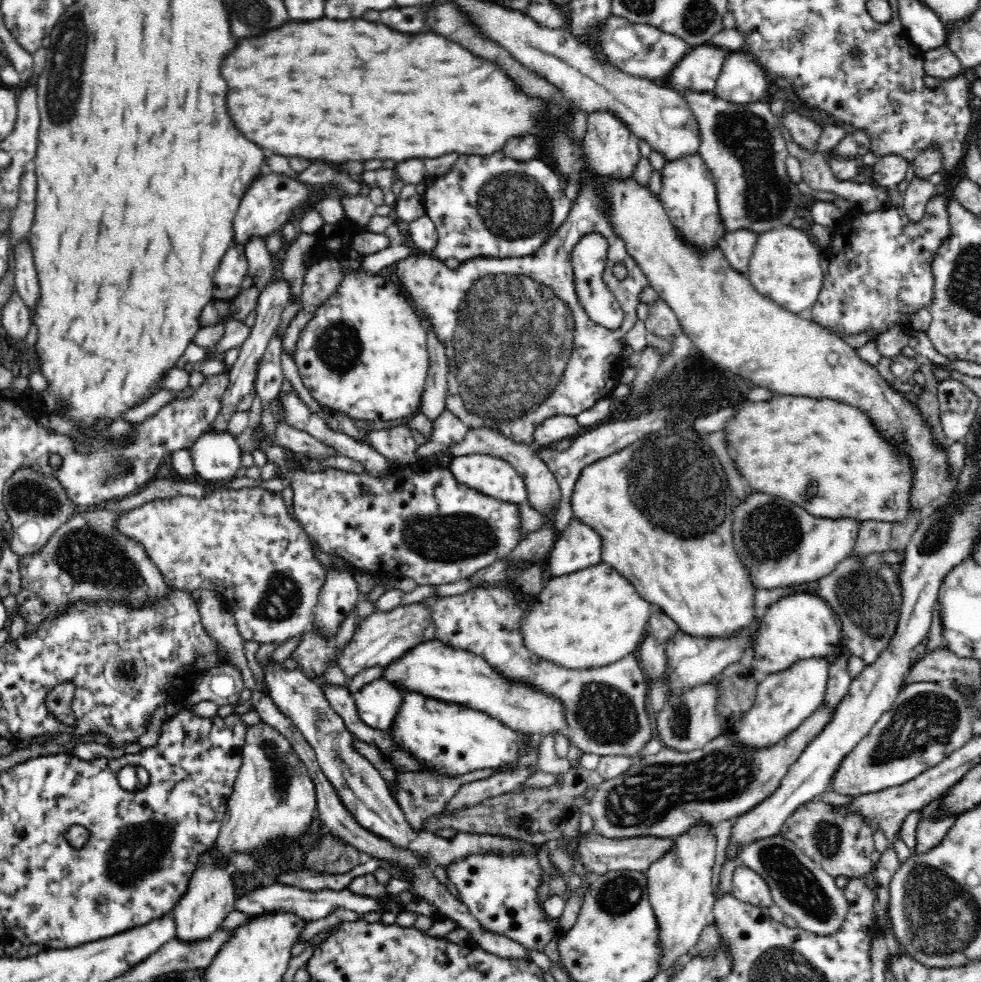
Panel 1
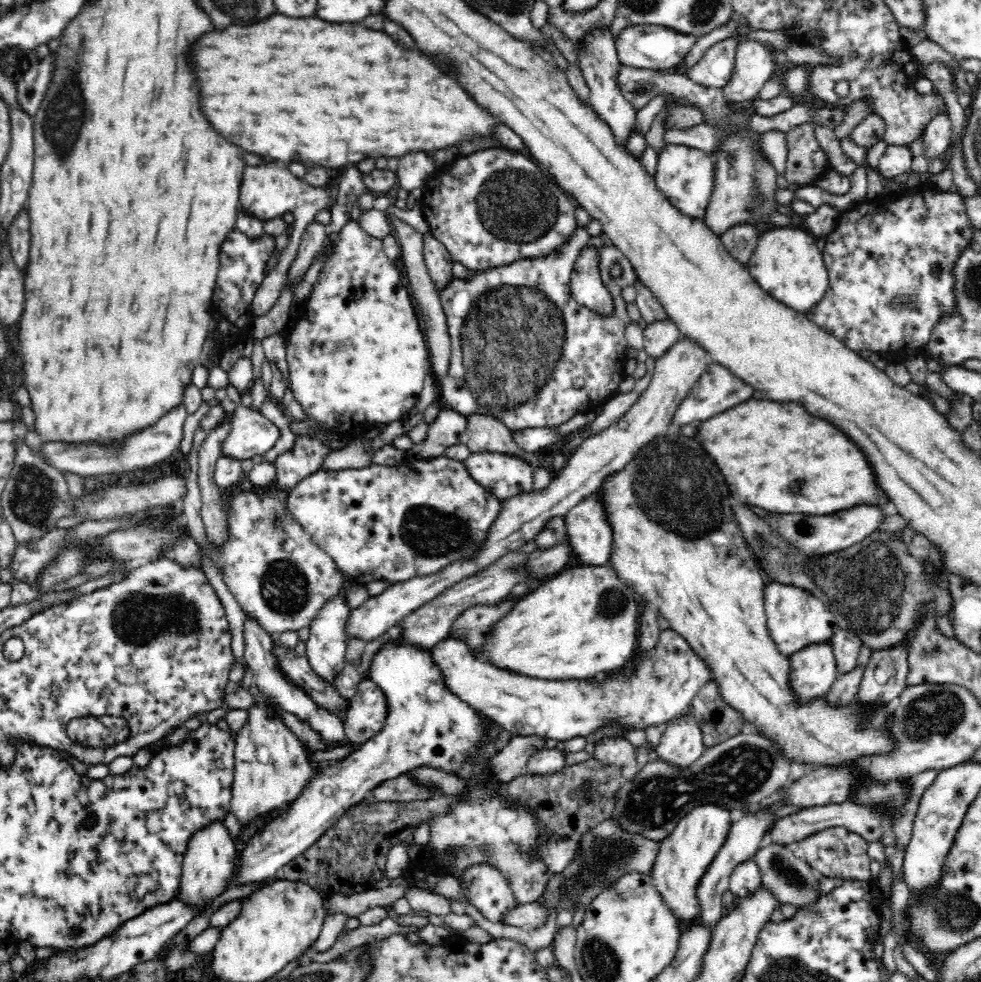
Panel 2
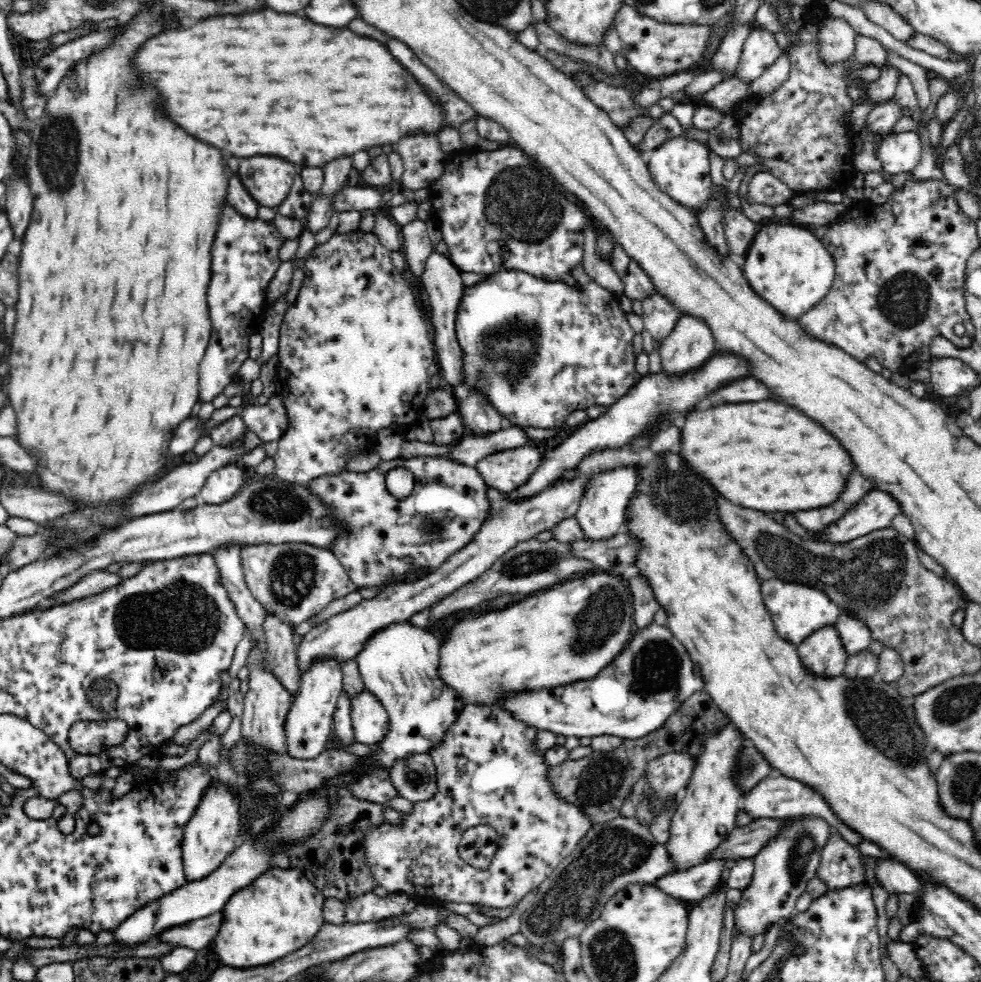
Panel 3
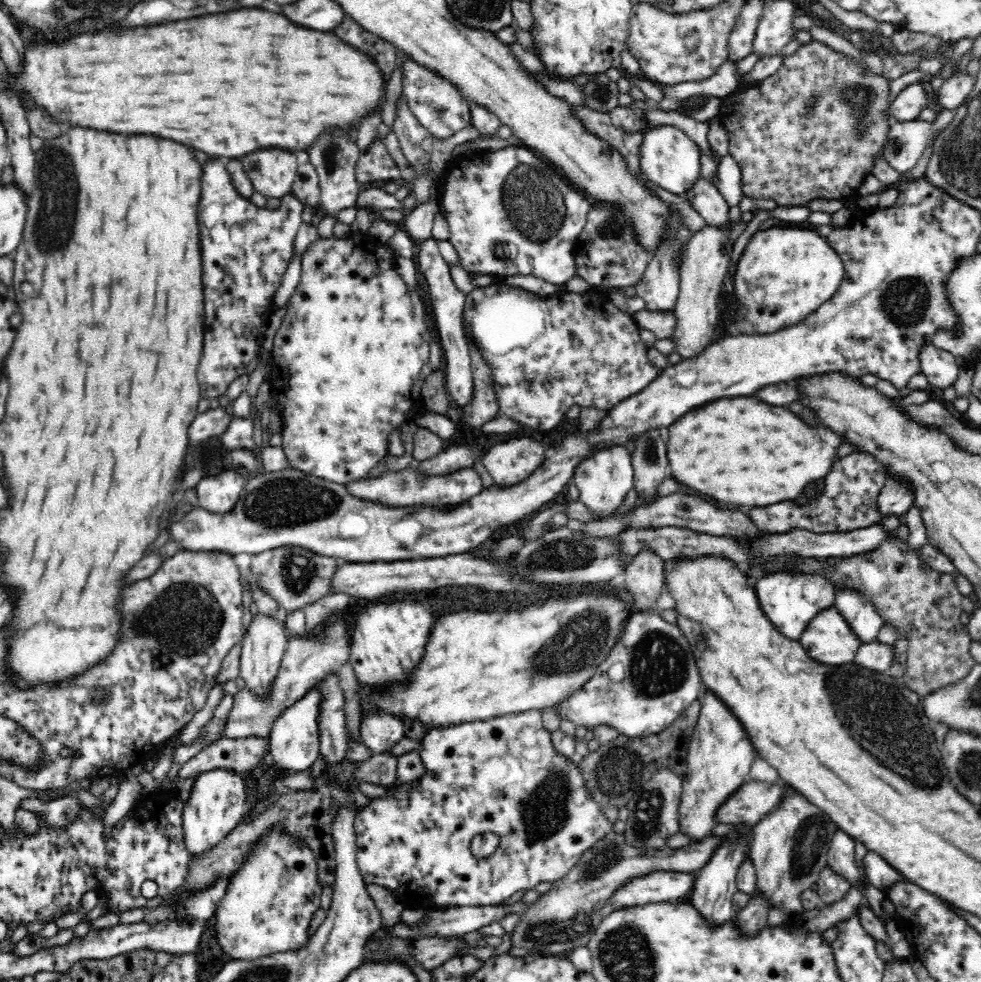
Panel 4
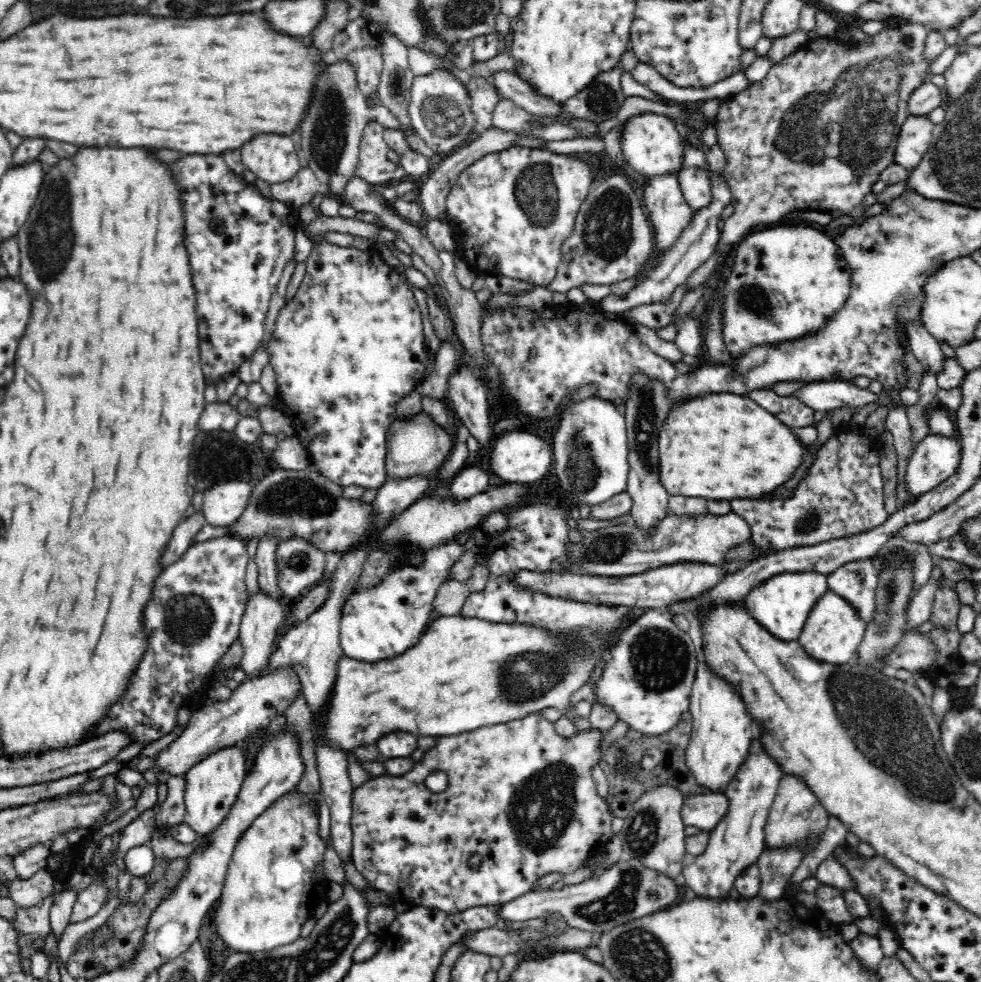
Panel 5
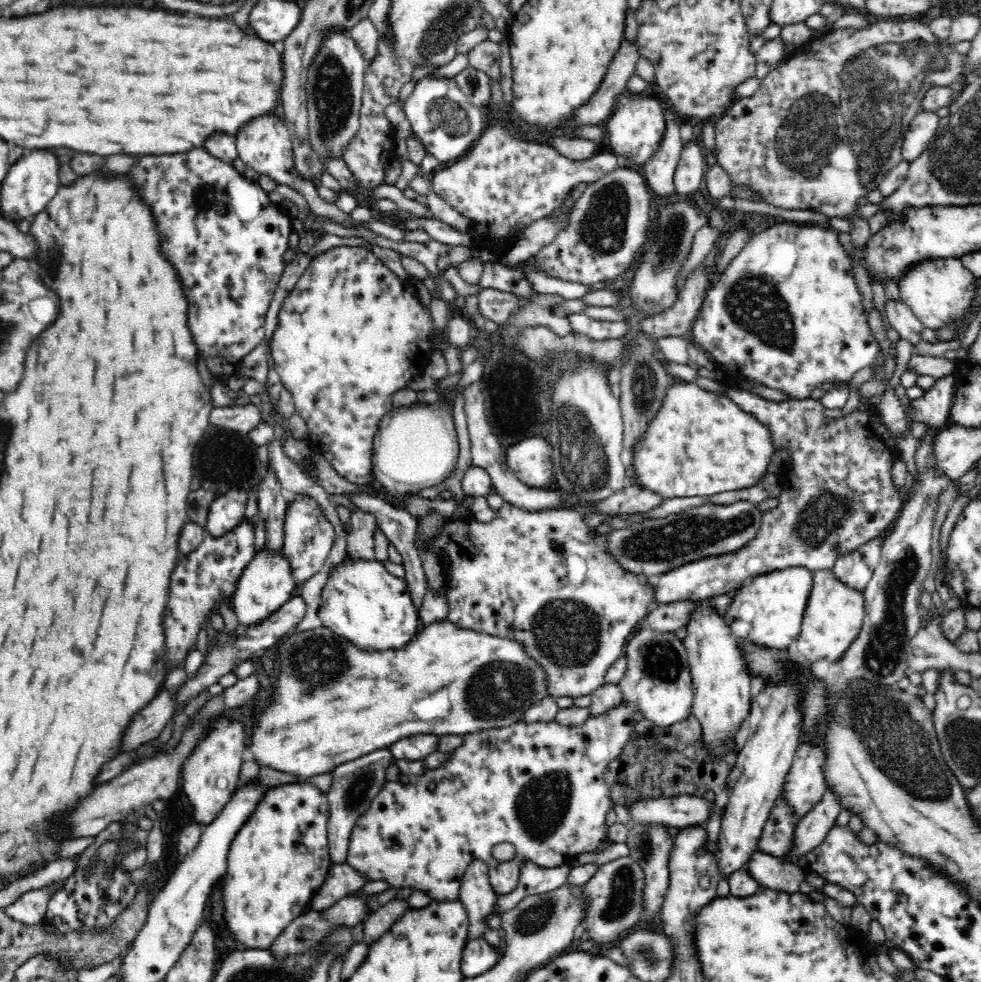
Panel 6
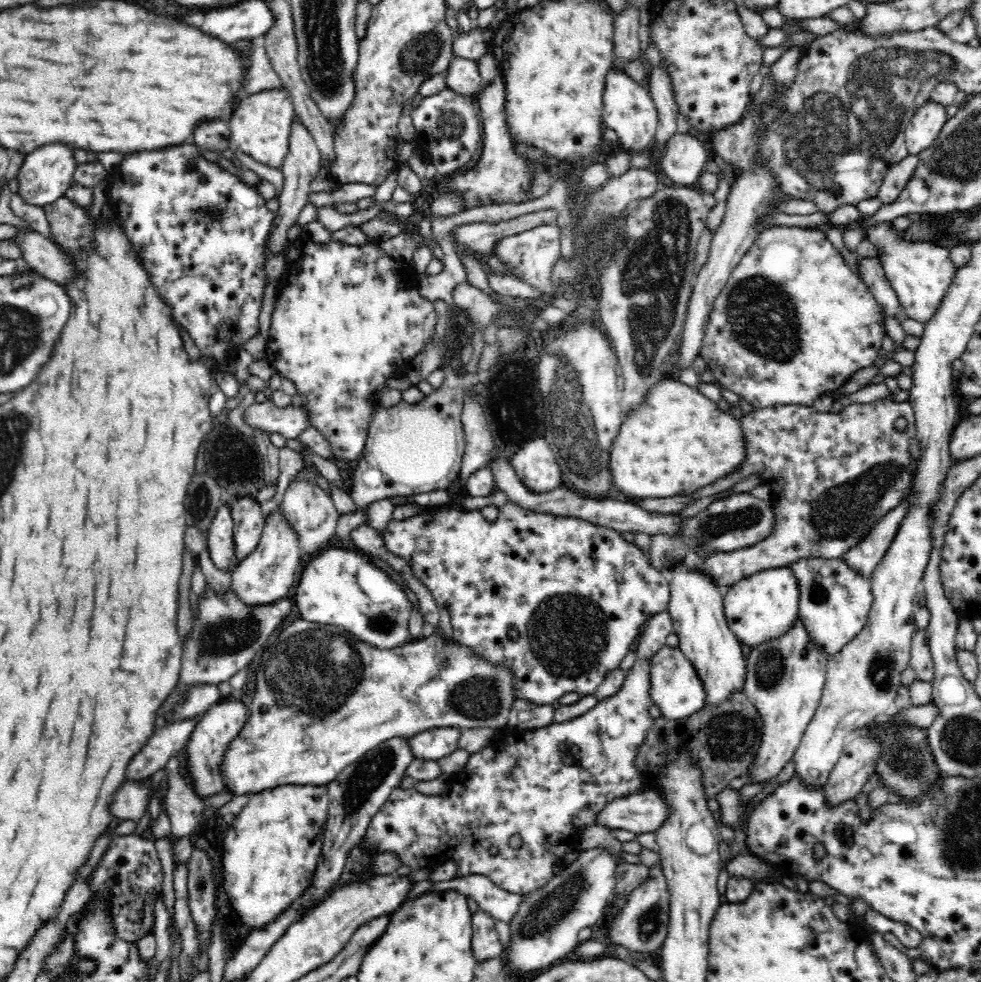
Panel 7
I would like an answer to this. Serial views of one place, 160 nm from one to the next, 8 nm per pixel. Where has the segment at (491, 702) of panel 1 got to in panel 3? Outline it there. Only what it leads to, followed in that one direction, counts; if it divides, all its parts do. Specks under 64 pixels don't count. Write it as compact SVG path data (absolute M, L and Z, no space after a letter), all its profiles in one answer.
M652 621L648 626L636 628L624 650L608 666L599 670L594 678L566 686L516 693L504 701L501 708L530 726L566 737L610 734L621 739L637 739L662 728L686 698L704 690L700 669L694 664L687 648L667 626L660 626Z

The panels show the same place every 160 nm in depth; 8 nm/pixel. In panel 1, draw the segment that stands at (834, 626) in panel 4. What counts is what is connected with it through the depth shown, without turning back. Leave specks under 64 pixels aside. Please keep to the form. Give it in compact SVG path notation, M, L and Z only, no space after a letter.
M802 658L781 672L769 673L757 686L757 695L741 721L724 733L740 744L766 748L794 732L806 718L823 704L828 684L830 658Z

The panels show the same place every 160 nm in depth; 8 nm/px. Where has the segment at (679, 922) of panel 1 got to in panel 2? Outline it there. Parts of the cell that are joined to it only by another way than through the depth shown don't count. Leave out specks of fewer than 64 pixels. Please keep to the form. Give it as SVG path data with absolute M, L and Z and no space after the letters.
M712 803L701 804L678 821L672 833L659 844L660 852L655 856L654 868L649 876L682 926L694 922L701 915L696 887L726 842L733 824L731 817L731 811L726 807Z

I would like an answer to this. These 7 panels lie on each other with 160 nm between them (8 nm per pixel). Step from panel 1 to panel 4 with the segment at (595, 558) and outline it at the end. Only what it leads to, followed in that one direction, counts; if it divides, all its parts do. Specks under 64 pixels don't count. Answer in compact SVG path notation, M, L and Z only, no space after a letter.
M612 444L612 446L600 446L595 452L583 459L572 474L570 482L580 490L579 500L593 510L597 516L606 516L614 512L628 490L632 490L634 472L632 467L631 453L624 444Z

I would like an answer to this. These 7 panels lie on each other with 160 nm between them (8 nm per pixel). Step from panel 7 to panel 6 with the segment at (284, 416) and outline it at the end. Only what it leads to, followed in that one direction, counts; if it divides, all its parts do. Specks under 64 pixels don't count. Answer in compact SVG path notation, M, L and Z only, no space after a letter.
M232 405L231 407L213 408L210 422L214 426L248 434L262 421L262 411L258 405Z

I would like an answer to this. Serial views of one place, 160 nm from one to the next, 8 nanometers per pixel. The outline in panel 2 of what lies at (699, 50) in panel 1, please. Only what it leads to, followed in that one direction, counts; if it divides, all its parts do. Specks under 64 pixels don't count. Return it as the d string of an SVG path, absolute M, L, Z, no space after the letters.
M727 38L711 46L694 65L687 76L696 84L723 88L735 67L738 40Z

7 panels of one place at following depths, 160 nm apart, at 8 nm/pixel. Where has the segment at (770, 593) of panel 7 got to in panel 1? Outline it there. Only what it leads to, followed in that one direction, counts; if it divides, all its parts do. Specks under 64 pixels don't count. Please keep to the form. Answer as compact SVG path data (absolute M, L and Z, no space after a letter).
M792 592L793 594L782 596L777 602L762 610L760 625L755 632L755 645L753 646L752 657L749 658L752 670L762 670L762 672L776 673L786 670L794 662L802 658L832 658L843 646L841 636L841 626L838 617L834 615L832 607L812 592Z

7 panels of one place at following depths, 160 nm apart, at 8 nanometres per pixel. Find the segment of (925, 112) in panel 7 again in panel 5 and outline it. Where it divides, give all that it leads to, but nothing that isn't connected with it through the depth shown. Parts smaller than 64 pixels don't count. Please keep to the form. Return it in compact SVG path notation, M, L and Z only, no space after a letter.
M910 115L903 123L895 146L895 162L908 170L918 166L930 145L935 124L927 115Z

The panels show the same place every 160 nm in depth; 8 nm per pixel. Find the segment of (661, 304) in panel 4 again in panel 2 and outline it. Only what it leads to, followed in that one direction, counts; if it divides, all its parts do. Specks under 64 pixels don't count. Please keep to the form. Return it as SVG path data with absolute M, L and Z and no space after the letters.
M668 316L667 318L647 323L643 328L644 349L648 355L658 359L664 355L667 349L672 348L683 336L679 333L676 323Z

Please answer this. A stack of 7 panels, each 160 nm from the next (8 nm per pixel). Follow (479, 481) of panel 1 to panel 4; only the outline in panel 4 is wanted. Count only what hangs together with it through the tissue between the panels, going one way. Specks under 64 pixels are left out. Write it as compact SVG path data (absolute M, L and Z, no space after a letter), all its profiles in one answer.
M520 438L489 446L481 460L496 484L512 486L530 478L544 458L546 448L538 440Z

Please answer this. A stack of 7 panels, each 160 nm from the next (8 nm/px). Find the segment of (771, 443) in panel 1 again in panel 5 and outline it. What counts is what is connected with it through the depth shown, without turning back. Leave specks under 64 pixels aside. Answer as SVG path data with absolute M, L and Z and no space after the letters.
M713 393L676 402L671 408L658 436L658 478L670 497L758 498L784 484L800 466L804 448L792 430L745 396Z

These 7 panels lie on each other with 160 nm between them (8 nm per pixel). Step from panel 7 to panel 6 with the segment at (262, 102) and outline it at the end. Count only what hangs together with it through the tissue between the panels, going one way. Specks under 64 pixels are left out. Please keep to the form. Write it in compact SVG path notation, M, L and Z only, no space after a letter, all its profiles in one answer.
M270 112L270 114L262 116L262 118L254 118L254 122L248 122L246 126L242 126L242 128L238 130L238 134L234 134L234 136L237 156L239 156L246 165L250 166L250 168L254 168L257 173L273 178L277 184L287 185L299 191L308 201L308 206L312 214L318 217L324 217L324 220L328 219L328 221L339 224L344 228L353 228L354 230L360 227L365 228L364 224L366 222L354 220L350 214L342 212L334 203L326 202L323 198L320 198L313 183L302 179L302 177L296 177L290 131L285 122L280 120L278 114Z

